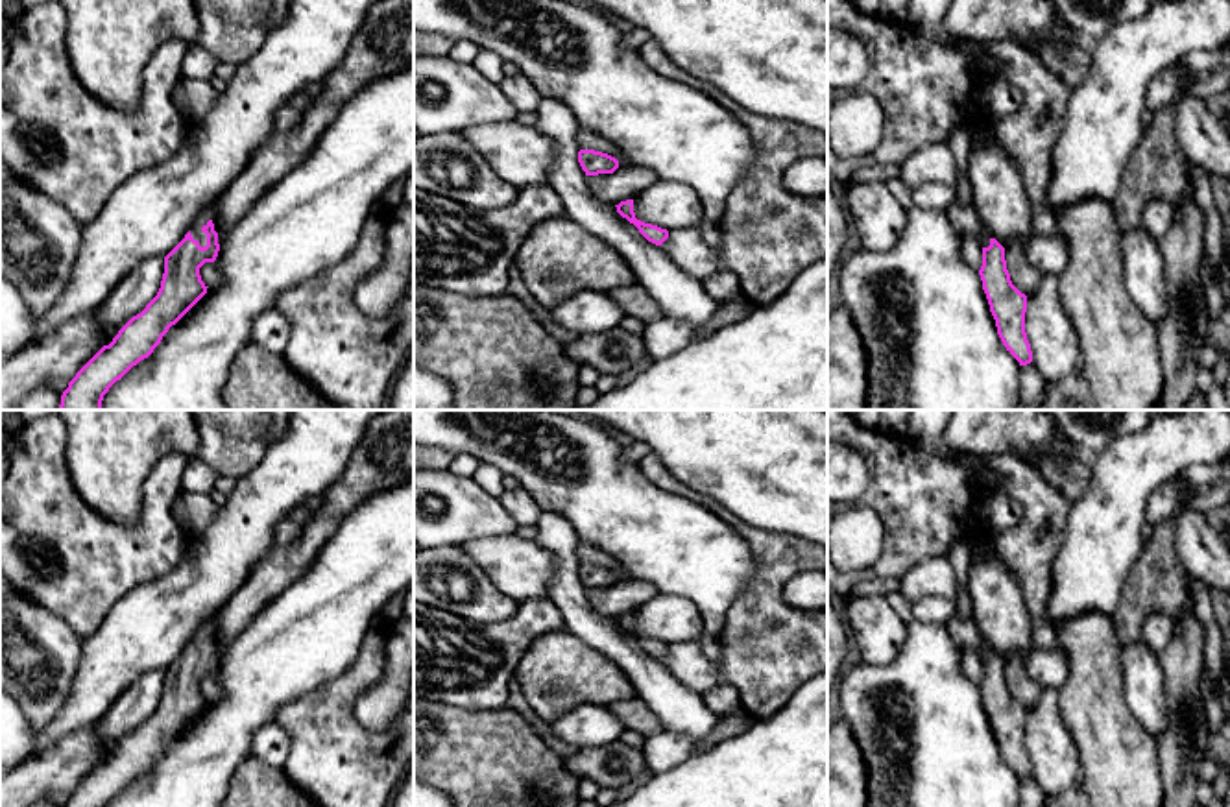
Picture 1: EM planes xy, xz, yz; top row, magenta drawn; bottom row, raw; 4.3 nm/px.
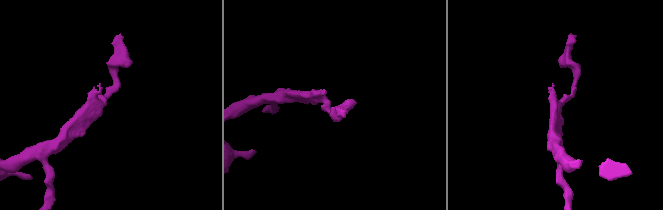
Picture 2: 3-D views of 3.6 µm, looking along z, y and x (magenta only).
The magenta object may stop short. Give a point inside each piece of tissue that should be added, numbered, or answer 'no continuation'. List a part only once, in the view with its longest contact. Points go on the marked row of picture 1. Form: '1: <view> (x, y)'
1: xy (209, 213)

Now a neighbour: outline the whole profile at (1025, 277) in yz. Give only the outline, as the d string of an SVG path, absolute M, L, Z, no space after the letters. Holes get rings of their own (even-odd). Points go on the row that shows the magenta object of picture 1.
M1016 238L1005 246L1007 270L1012 284L1027 297L1038 288L1042 273L1027 260L1027 238Z

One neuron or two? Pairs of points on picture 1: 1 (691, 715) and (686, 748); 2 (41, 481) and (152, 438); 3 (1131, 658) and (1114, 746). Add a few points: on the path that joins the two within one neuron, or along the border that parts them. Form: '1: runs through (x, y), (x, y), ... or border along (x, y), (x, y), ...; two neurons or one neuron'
1: border along (663, 732), (684, 735), (697, 748); two neurons
2: border along (65, 429), (67, 471), (74, 490), (91, 506); two neurons
3: border along (1120, 650), (1121, 693), (1129, 711), (1145, 730); two neurons

